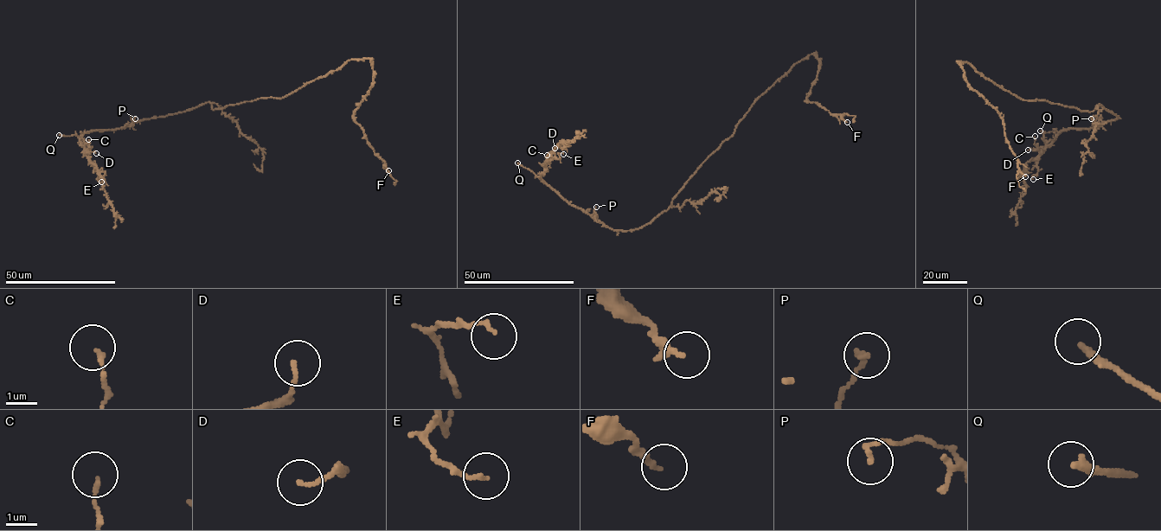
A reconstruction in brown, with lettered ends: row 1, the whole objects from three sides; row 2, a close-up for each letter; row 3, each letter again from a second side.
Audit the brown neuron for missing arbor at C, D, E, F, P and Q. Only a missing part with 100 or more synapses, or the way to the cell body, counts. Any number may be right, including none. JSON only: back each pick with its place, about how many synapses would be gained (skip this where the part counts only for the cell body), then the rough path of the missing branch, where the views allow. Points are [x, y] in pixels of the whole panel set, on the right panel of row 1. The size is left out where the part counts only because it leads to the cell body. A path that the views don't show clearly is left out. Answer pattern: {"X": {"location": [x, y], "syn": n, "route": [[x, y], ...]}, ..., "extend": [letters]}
{"Q": {"location": [1040, 131], "route": [[1040, 131], [1038, 125], [1043, 120], [1052, 136]]}, "extend": ["Q"]}

